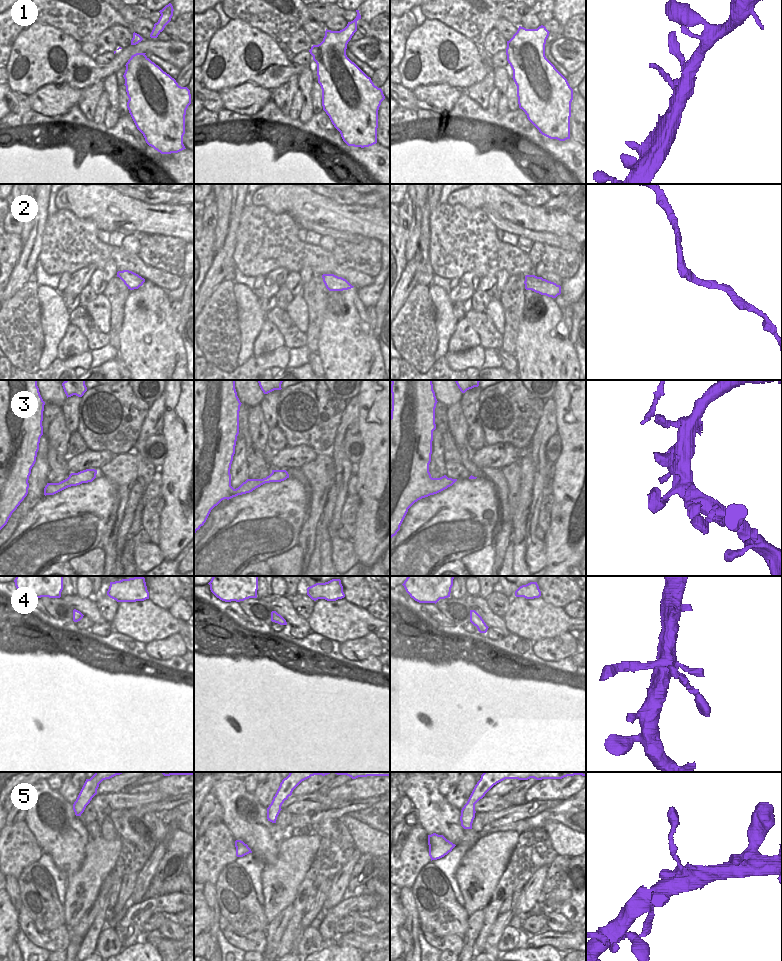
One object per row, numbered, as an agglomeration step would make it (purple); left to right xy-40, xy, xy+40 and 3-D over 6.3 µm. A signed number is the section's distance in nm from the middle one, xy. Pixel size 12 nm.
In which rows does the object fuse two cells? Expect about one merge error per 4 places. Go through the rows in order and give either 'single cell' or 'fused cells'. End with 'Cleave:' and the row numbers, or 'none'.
1: single cell
2: single cell
3: single cell
4: single cell
5: single cell
Cleave: none

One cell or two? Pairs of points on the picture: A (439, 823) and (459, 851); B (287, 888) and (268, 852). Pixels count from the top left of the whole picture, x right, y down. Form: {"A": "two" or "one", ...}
{"A": "two", "B": "two"}

